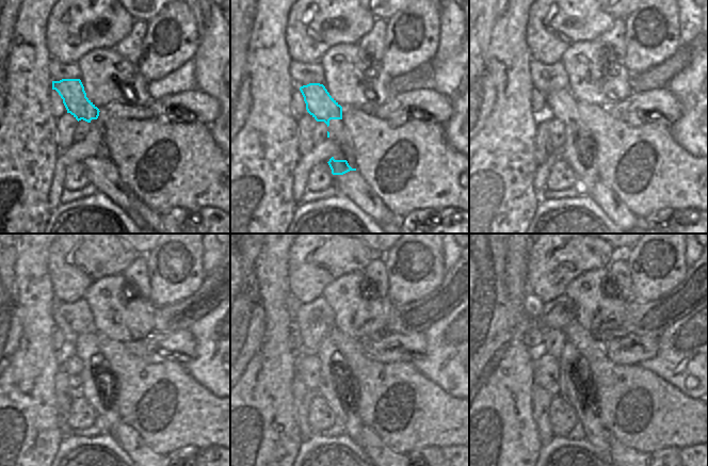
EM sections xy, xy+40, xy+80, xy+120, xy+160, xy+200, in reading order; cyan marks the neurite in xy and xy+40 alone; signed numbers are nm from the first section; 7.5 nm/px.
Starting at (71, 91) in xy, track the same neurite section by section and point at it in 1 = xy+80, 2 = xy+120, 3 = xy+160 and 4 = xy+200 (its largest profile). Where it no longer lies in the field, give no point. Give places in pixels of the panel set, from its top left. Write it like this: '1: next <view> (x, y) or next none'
1: next xy+80 (561, 105)
2: next xy+120 (85, 348)
3: next xy+160 (330, 356)
4: next xy+200 (572, 364)

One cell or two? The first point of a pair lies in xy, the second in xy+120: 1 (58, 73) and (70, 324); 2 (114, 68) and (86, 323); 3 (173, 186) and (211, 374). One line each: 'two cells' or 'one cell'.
1: one cell
2: two cells
3: two cells

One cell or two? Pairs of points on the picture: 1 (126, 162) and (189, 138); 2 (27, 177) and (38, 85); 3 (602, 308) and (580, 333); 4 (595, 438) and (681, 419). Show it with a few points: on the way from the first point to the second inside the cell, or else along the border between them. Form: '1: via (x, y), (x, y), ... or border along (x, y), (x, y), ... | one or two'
1: via (142, 150), (157, 139), (173, 138) | one
2: via (29, 155), (32, 151), (32, 108) | one
3: border along (576, 320), (595, 335) | two
4: border along (597, 413), (600, 423), (609, 436) | two

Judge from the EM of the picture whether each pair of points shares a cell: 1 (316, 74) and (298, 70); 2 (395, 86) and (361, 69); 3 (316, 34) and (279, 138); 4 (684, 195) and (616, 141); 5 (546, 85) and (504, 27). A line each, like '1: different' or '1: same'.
1: same
2: different
3: different
4: same
5: different

